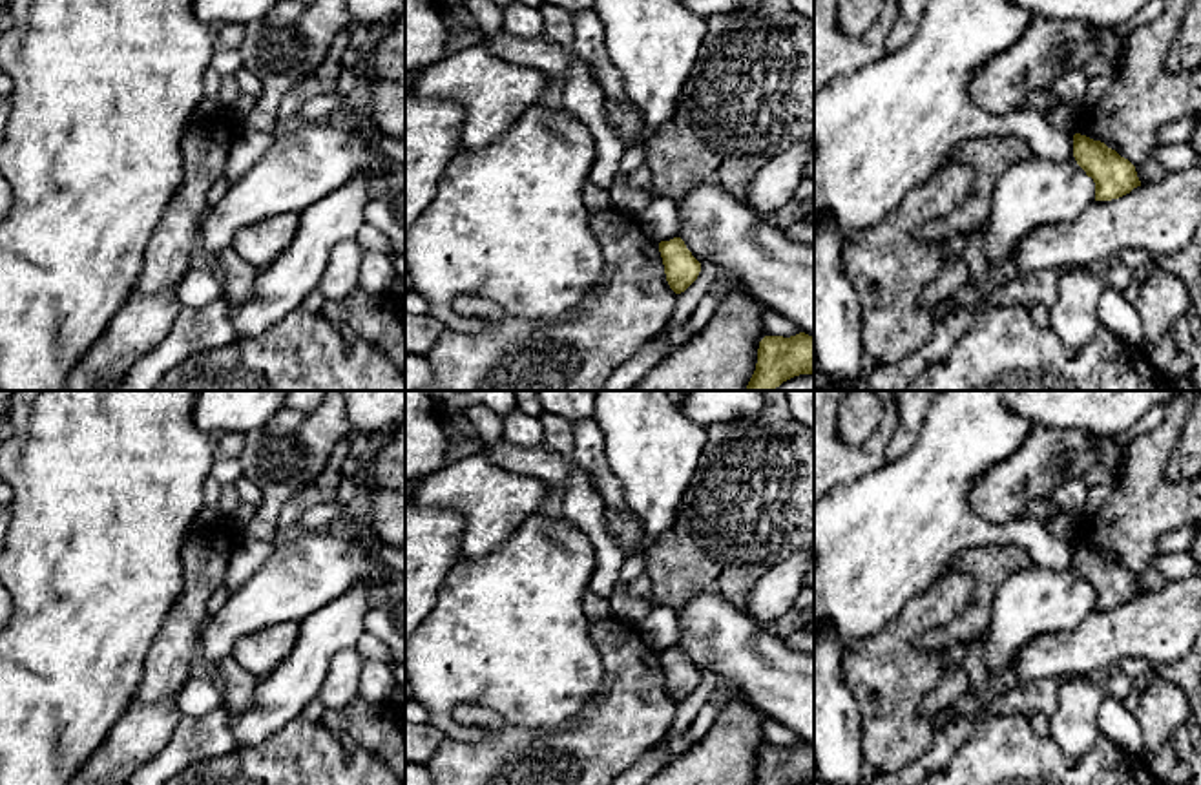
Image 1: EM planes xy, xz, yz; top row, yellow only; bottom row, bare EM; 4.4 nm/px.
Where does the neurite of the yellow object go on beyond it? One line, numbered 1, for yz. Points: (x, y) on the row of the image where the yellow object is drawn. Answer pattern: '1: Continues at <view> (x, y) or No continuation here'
1: No continuation here

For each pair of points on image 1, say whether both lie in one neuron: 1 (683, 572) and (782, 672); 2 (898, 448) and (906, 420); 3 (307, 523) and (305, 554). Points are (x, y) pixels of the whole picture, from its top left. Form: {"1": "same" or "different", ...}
{"1": "different", "2": "same", "3": "different"}

